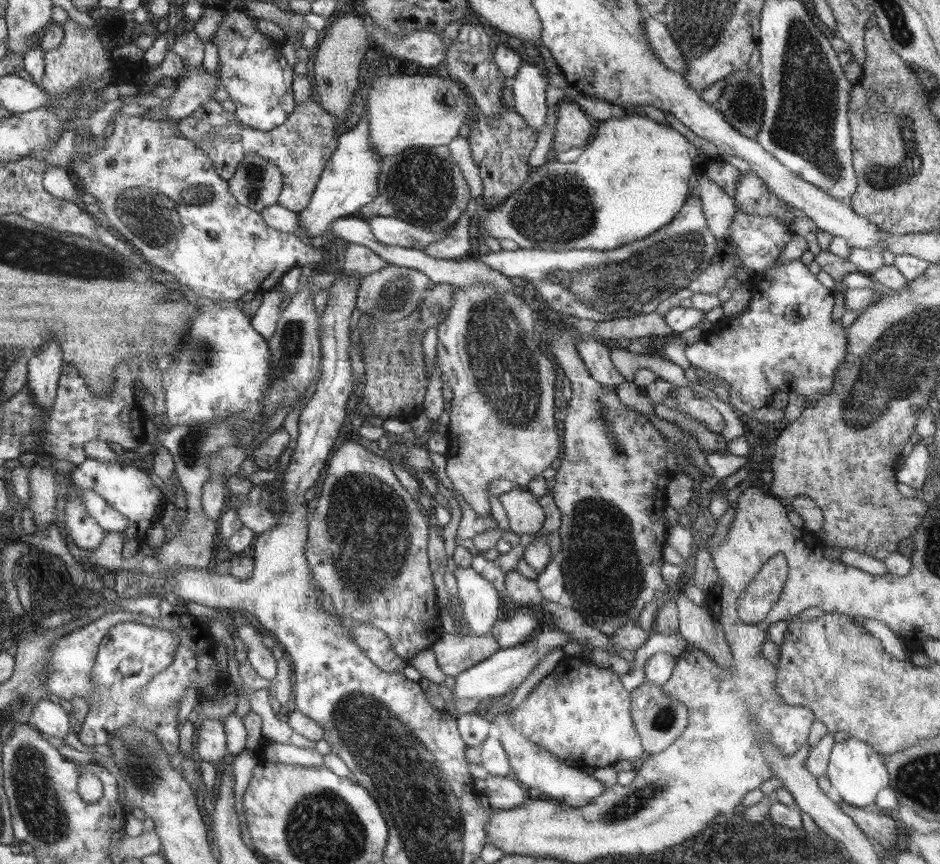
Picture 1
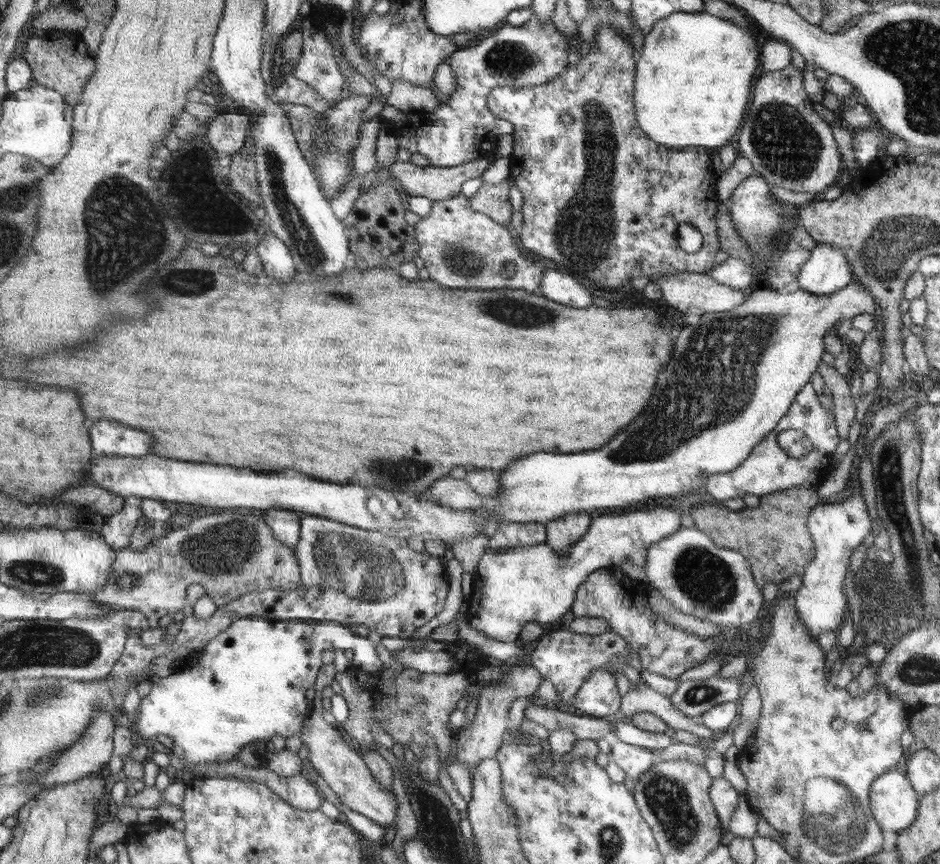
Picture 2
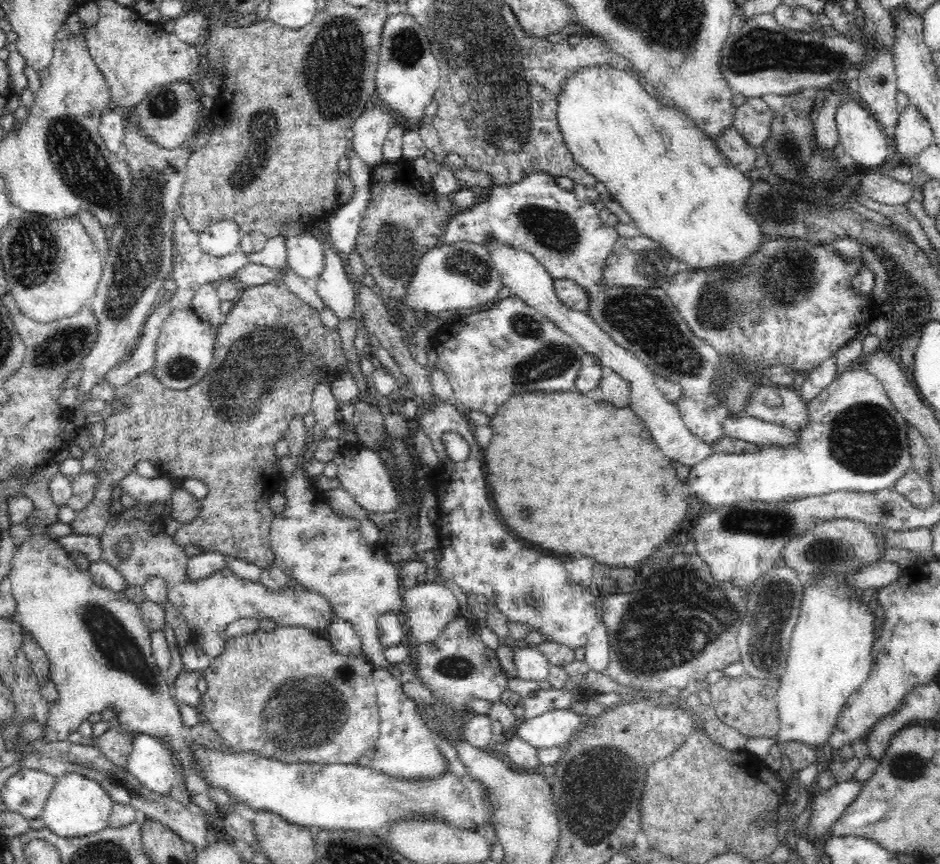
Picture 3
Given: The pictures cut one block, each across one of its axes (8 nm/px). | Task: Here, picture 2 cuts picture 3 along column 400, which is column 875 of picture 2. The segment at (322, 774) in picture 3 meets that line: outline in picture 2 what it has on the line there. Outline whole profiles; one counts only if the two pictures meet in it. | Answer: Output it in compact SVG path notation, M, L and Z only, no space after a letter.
M893 768L878 777L869 799L882 830L902 832L917 820L918 793L902 769Z

